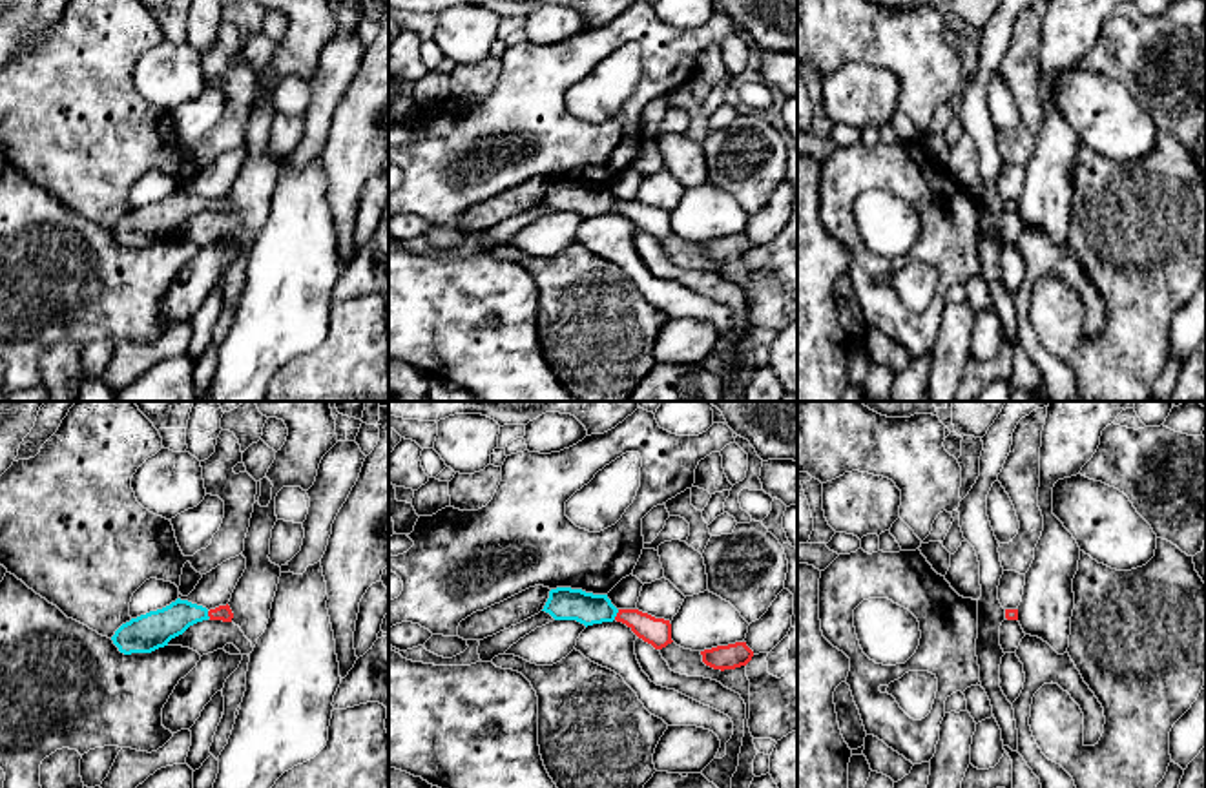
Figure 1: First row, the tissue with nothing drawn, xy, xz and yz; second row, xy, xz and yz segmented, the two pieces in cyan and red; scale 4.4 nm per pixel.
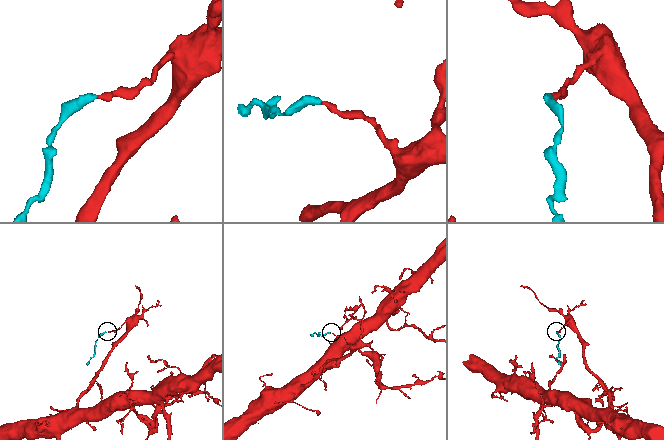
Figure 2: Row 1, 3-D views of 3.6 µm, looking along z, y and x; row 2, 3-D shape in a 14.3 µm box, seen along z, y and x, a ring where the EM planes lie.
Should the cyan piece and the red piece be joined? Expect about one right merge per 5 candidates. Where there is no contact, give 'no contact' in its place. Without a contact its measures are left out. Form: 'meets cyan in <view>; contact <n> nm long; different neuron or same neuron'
meets cyan in xz; contact 50 nm long; same neuron

